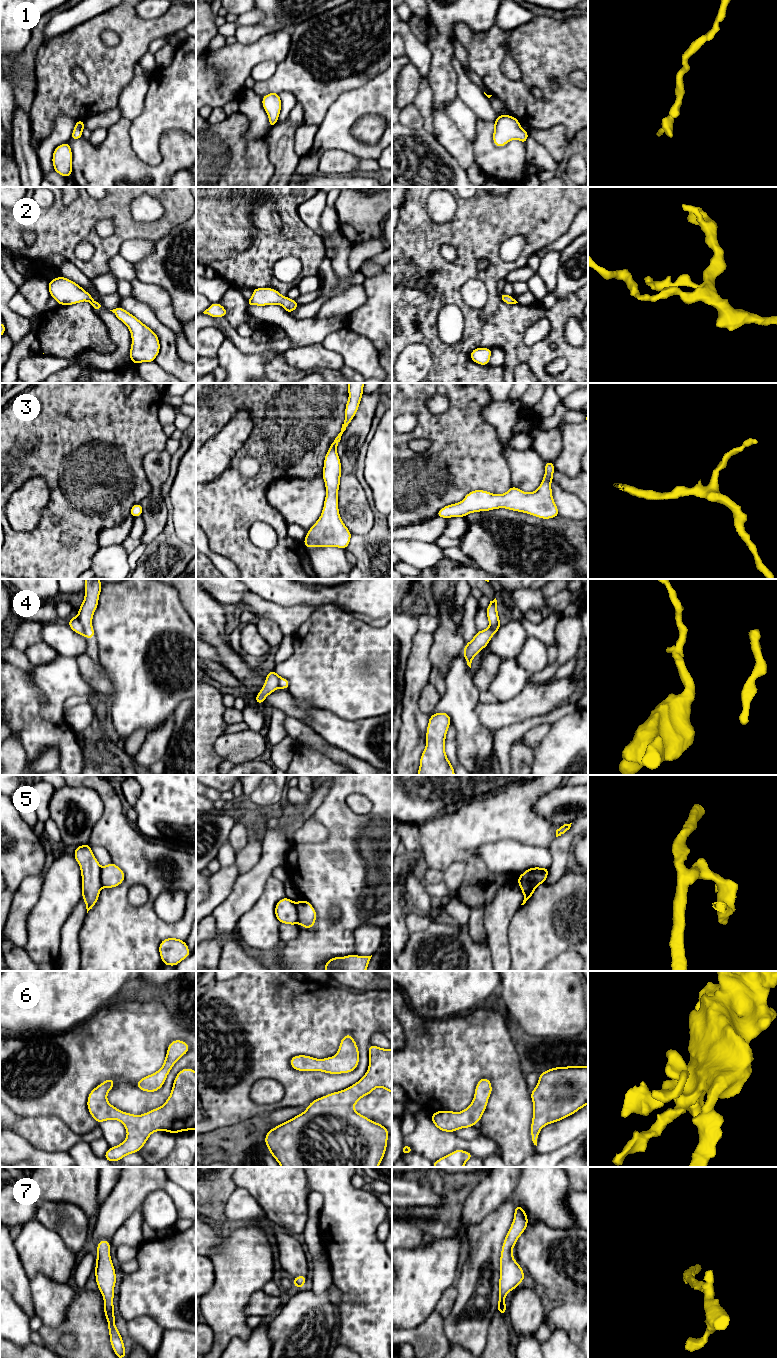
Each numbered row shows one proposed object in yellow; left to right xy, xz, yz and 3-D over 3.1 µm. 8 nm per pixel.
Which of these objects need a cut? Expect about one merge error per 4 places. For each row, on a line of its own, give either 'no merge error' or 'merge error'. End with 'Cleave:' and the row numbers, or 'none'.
1: no merge error
2: no merge error
3: no merge error
4: merge error
5: merge error
6: no merge error
7: no merge error
Cleave: 4, 5

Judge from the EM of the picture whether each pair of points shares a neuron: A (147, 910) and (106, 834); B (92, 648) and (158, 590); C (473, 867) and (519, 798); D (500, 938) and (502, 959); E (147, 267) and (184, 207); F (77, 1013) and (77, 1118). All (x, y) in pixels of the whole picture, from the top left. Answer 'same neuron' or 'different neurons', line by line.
A: same neuron
B: different neurons
C: same neuron
D: same neuron
E: different neurons
F: different neurons

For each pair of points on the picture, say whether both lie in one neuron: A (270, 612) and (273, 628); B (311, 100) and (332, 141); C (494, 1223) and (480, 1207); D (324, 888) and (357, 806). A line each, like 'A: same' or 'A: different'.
A: different
B: different
C: different
D: different

